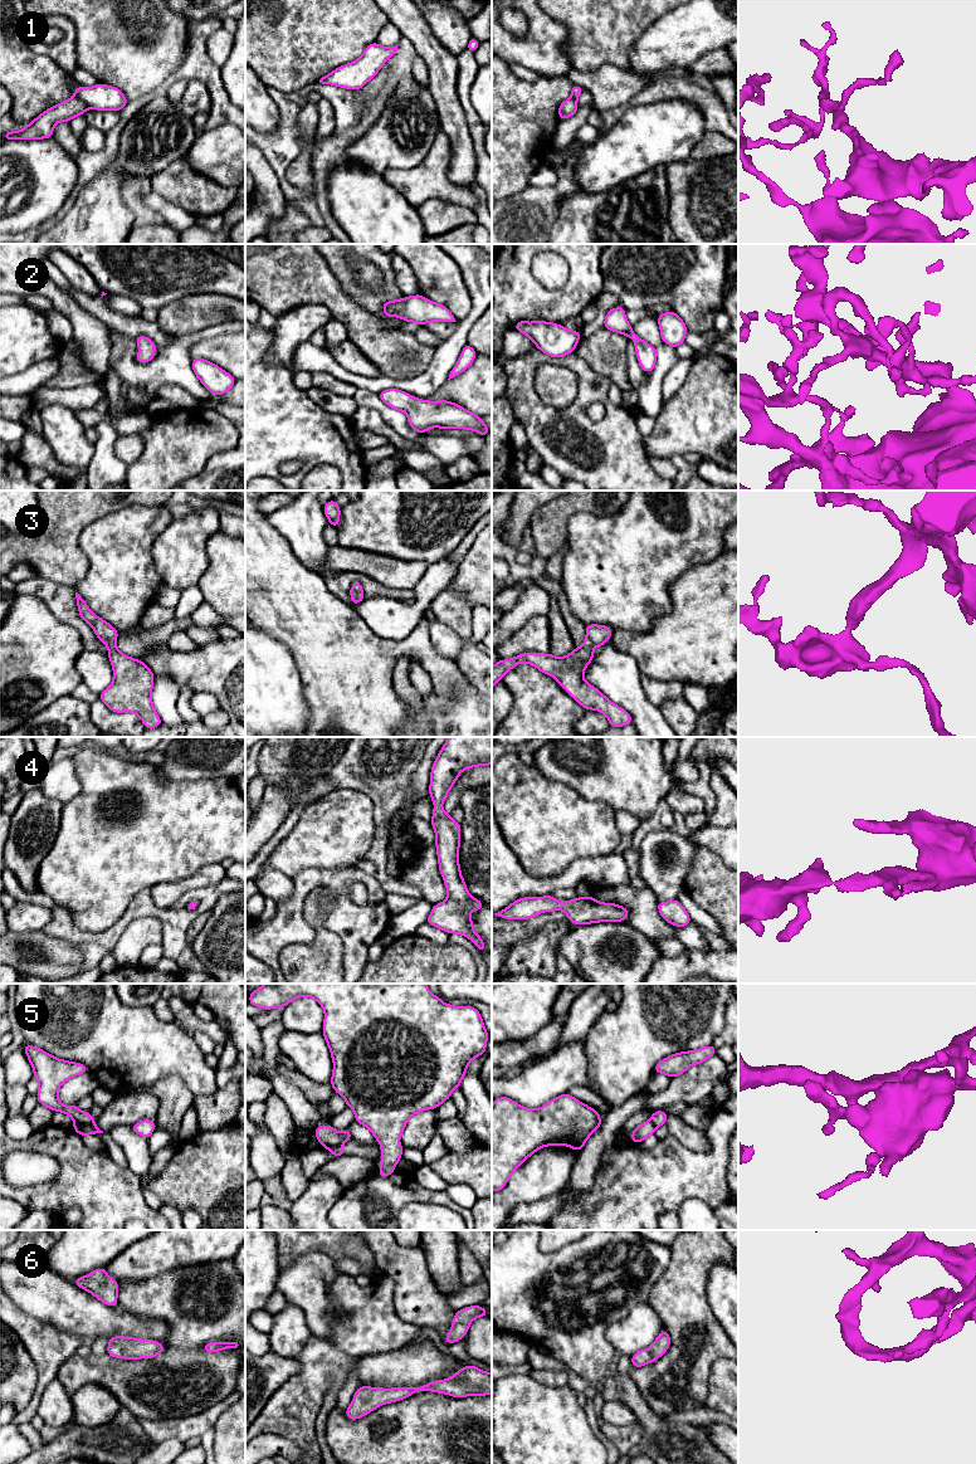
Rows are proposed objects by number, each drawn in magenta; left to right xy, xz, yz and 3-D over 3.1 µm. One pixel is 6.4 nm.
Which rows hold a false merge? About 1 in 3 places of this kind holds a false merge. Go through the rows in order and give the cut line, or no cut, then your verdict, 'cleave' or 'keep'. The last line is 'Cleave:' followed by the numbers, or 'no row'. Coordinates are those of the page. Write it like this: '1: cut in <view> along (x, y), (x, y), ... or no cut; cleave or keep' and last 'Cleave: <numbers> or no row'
1: cut in xy along (74, 94), (88, 107); cleave
2: no cut; keep
3: no cut; keep
4: no cut; keep
5: cut in xy along (74, 1122), (94, 1125); cleave
6: no cut; keep
Cleave: 1, 5

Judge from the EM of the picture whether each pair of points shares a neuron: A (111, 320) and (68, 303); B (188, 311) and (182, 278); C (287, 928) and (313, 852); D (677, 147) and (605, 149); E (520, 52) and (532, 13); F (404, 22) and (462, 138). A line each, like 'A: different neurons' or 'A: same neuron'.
A: different neurons
B: different neurons
C: different neurons
D: same neuron
E: same neuron
F: same neuron

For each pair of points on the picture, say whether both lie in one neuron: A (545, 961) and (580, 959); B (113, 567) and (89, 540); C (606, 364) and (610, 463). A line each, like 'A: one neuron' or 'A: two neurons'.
A: two neurons
B: one neuron
C: two neurons

